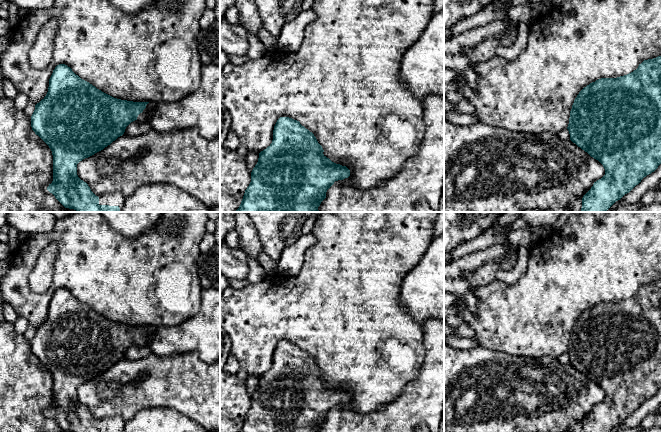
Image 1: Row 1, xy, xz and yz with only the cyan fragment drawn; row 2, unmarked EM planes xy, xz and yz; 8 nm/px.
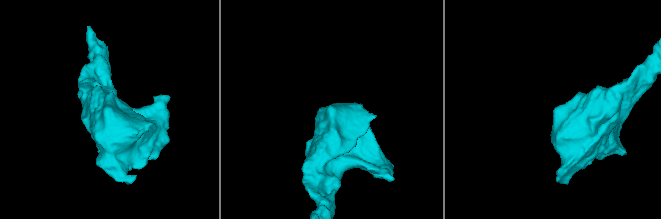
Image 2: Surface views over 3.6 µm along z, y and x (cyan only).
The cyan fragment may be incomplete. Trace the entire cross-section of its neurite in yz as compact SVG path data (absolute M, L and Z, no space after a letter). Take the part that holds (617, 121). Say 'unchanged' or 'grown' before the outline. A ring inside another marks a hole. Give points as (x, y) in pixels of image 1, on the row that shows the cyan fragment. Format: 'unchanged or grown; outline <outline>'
unchanged; outline M661 56L644 60L636 70L627 75L617 78L601 78L584 87L574 100L567 129L570 140L598 160L605 169L605 175L594 182L591 189L583 196L580 212L606 212L616 201L629 193L644 177L654 172L661 164Z

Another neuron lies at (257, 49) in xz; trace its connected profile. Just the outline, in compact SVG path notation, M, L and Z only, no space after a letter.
M248 32L250 48L246 54L249 59L265 56L270 50L259 40L258 36Z

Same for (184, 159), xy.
M196 128L164 134L154 130L138 136L123 134L103 150L80 161L77 175L98 197L104 193L120 192L127 198L141 186L163 183L179 188L209 208L220 206L220 138L205 139Z

